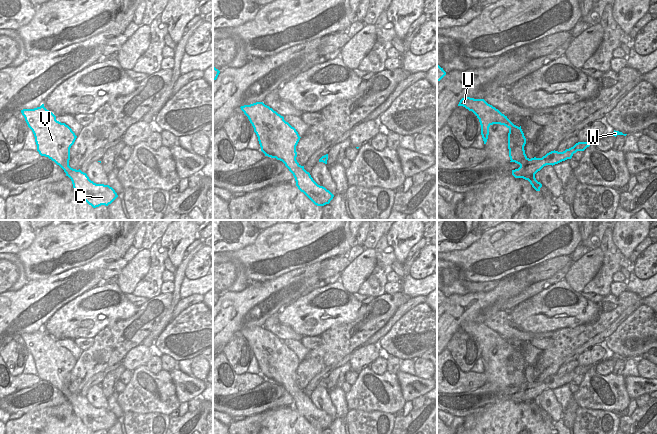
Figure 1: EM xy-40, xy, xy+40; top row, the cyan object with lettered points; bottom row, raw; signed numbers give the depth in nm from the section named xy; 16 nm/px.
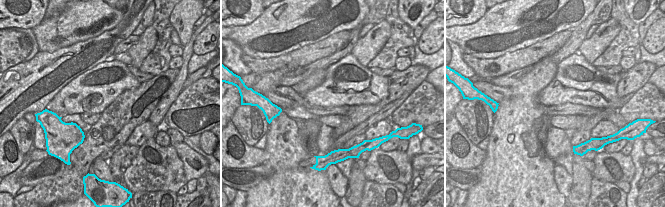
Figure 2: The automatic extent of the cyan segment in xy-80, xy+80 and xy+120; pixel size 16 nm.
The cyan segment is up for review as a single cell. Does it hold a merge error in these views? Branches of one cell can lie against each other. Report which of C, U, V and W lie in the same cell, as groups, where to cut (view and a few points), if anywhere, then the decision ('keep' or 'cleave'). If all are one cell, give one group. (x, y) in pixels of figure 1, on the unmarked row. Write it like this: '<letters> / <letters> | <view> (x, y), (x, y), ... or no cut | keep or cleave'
C U V / W | xy+40 (534, 400), (521, 399), (519, 401) | cleave

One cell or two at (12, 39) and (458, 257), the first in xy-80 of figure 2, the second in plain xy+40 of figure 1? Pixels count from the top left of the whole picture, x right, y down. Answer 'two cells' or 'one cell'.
two cells

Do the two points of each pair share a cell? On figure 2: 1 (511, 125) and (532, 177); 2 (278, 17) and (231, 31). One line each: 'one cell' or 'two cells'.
1: one cell
2: one cell

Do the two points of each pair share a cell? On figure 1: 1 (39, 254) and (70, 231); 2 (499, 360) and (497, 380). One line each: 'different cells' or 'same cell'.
1: same cell
2: same cell

